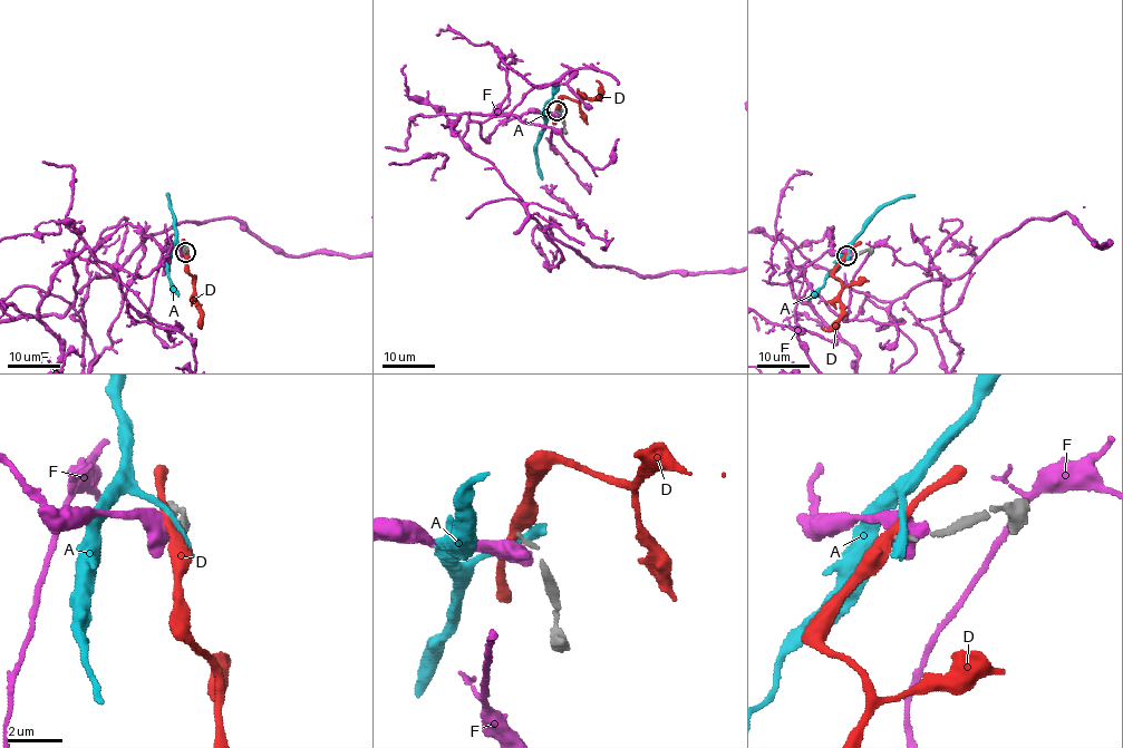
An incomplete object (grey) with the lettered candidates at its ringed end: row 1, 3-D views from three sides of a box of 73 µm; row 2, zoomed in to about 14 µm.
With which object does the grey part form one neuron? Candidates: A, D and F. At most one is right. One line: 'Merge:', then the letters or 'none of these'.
Merge: none of these

